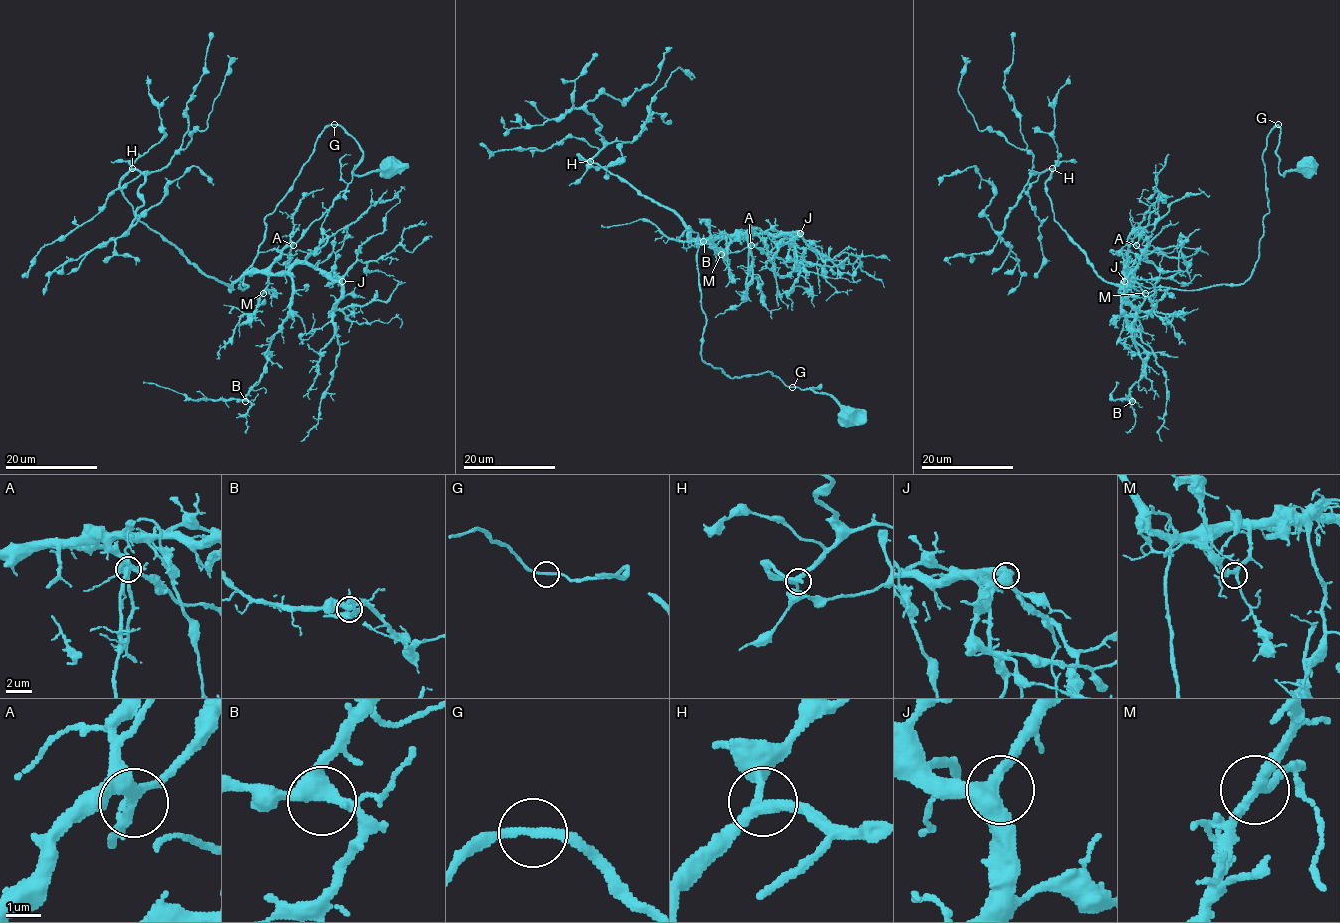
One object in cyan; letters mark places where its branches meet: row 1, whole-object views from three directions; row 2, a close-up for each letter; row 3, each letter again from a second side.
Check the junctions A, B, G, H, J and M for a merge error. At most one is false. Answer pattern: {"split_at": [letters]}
{"split_at": []}

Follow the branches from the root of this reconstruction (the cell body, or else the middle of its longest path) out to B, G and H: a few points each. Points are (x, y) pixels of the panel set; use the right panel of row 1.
B: (1307, 165), (1280, 172), (1277, 125), (1243, 283), (1145, 288), (1124, 274), (1121, 313), (1146, 355), (1132, 401)
G: (1307, 165), (1300, 171), (1288, 171), (1283, 175), (1280, 172), (1276, 152), (1278, 125)
H: (1307, 165), (1280, 172), (1277, 125), (1254, 271), (1198, 290), (1106, 282), (1054, 219), (1052, 168)

